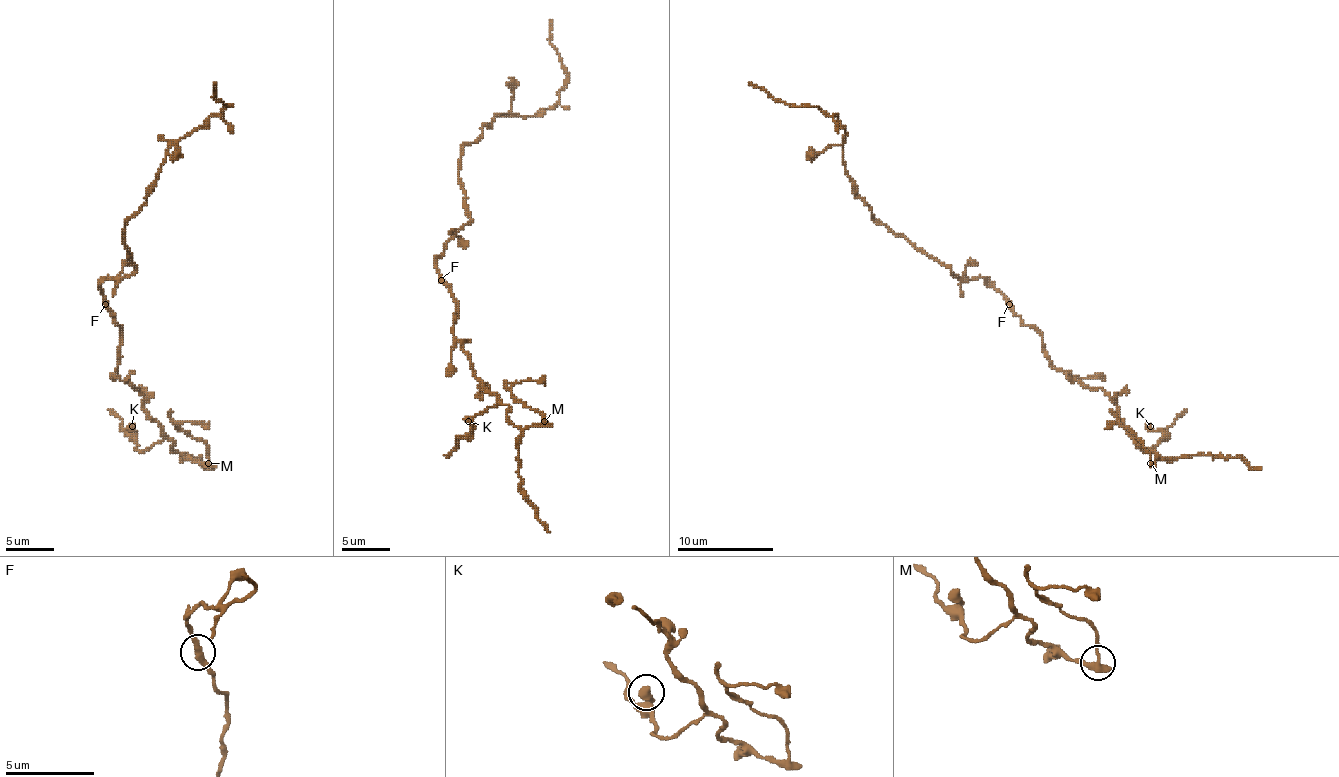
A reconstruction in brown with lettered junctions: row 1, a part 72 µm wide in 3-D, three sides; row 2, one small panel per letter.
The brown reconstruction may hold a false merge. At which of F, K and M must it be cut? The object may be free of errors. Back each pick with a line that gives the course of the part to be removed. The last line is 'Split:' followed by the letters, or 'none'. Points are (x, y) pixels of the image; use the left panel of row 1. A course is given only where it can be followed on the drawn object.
M: foreign part runs (209, 462), (209, 448), (175, 424), (199, 421), (209, 429)
Split: M

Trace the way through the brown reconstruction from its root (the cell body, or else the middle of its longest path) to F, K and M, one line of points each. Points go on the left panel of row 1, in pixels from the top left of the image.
F: (101, 284), (105, 304)
K: (101, 284), (105, 308), (120, 328), (117, 376), (144, 397), (144, 409), (163, 438), (137, 450), (132, 426)
M: (101, 284), (105, 308), (120, 328), (117, 376), (144, 397), (144, 409), (173, 441), (173, 450), (209, 462)

